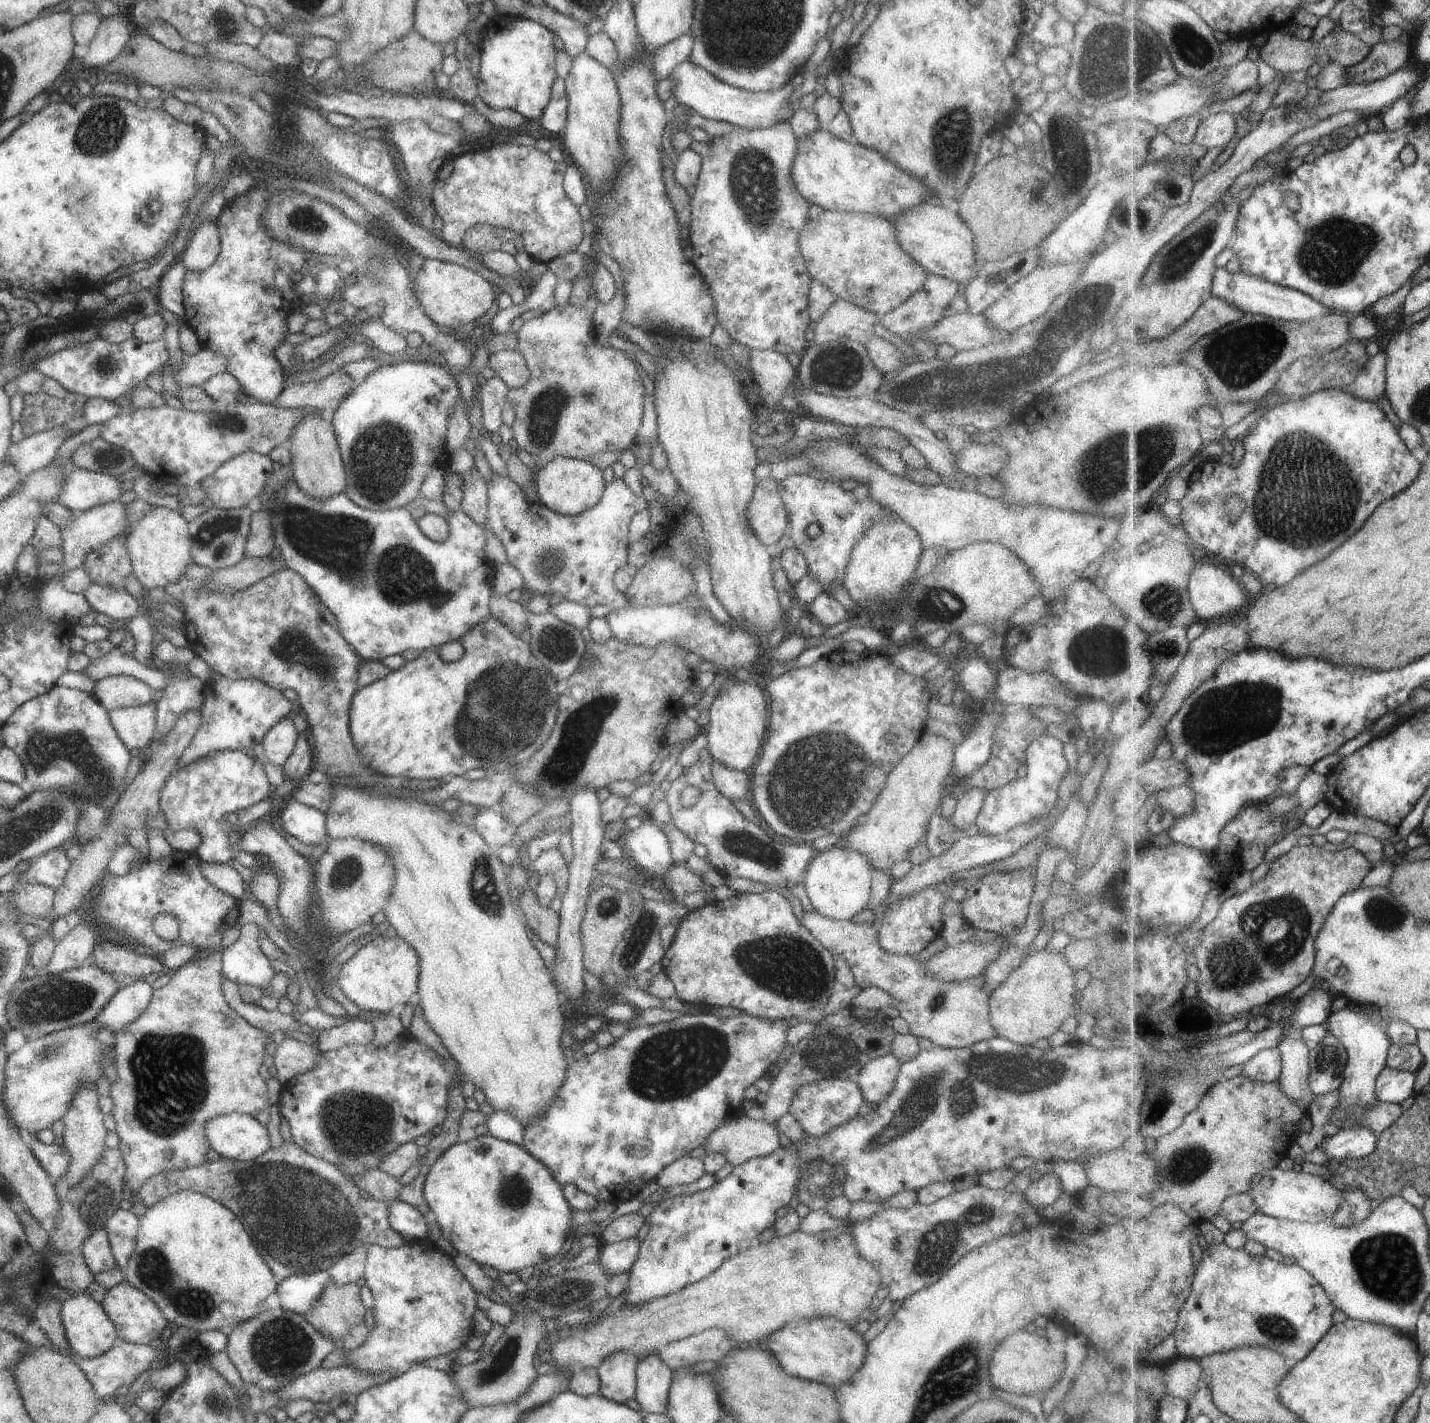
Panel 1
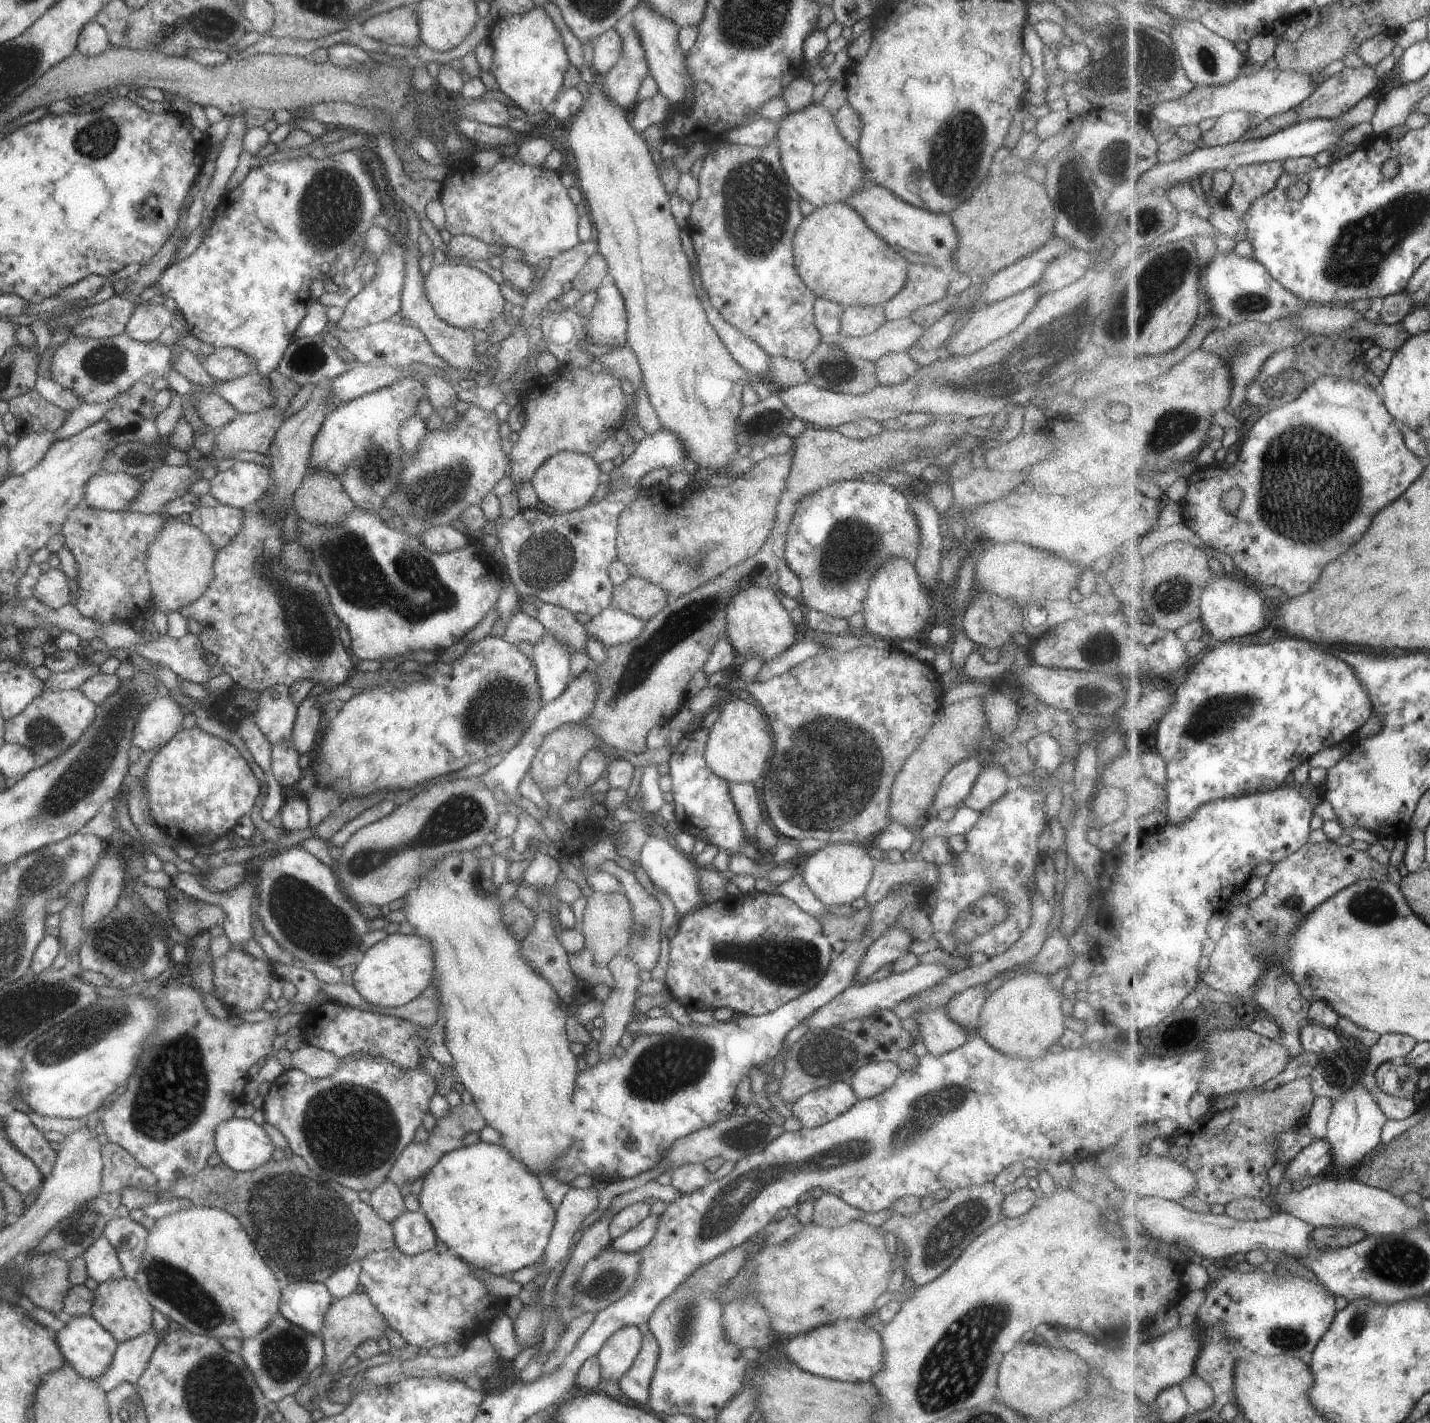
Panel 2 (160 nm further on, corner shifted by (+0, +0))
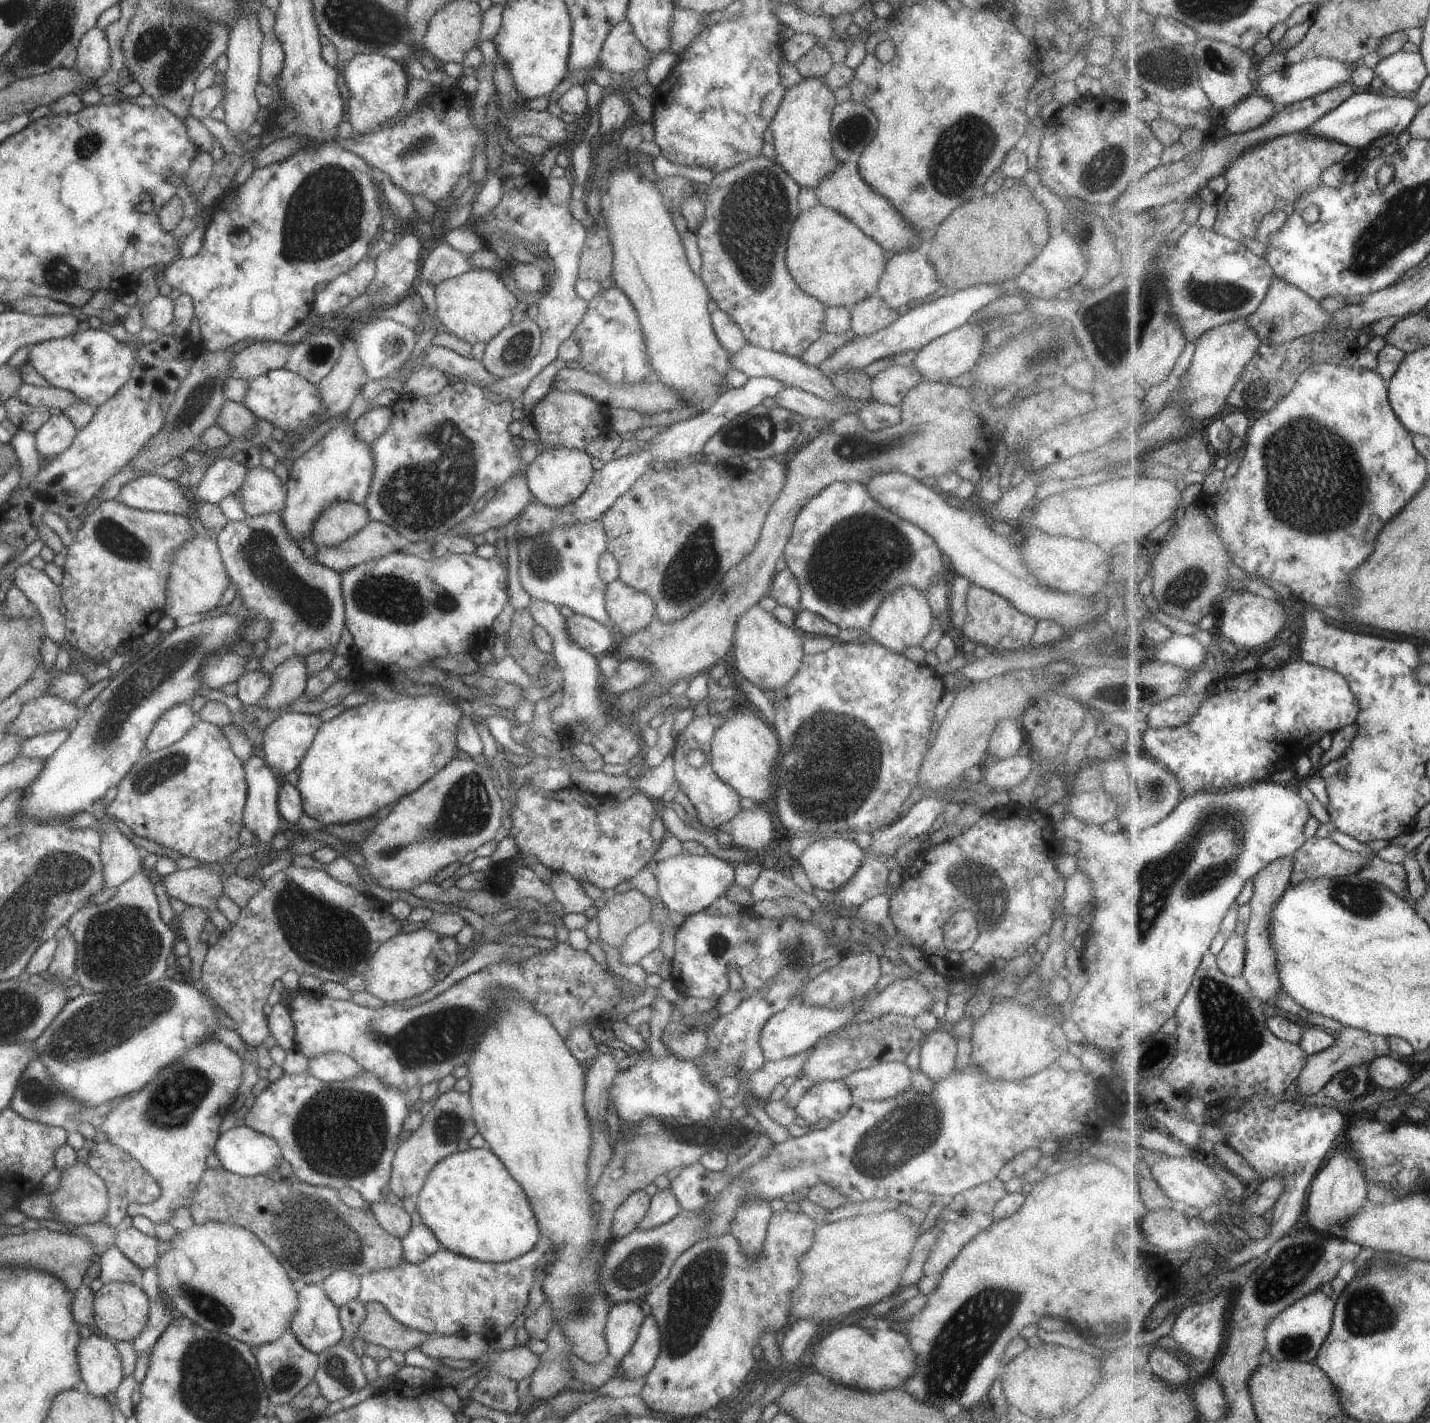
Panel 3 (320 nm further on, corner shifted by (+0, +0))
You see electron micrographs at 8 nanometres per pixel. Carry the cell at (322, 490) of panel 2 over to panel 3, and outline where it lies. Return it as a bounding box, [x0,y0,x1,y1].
[310,501,369,548]

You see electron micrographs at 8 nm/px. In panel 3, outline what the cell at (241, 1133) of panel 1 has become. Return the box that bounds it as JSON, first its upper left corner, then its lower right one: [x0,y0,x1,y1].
[212,1125,283,1177]

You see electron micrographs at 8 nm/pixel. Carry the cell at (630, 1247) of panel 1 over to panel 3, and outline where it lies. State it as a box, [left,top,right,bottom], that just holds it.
[635,1187,680,1229]

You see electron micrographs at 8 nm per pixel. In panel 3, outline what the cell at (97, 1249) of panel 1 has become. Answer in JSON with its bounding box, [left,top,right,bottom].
[94,1245,142,1285]

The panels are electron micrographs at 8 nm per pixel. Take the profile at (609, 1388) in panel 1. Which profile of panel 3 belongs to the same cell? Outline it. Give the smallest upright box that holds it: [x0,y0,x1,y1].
[603,1301,643,1363]

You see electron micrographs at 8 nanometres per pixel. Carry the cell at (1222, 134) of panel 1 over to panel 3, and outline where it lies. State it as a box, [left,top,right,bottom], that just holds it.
[1223,94,1281,135]

